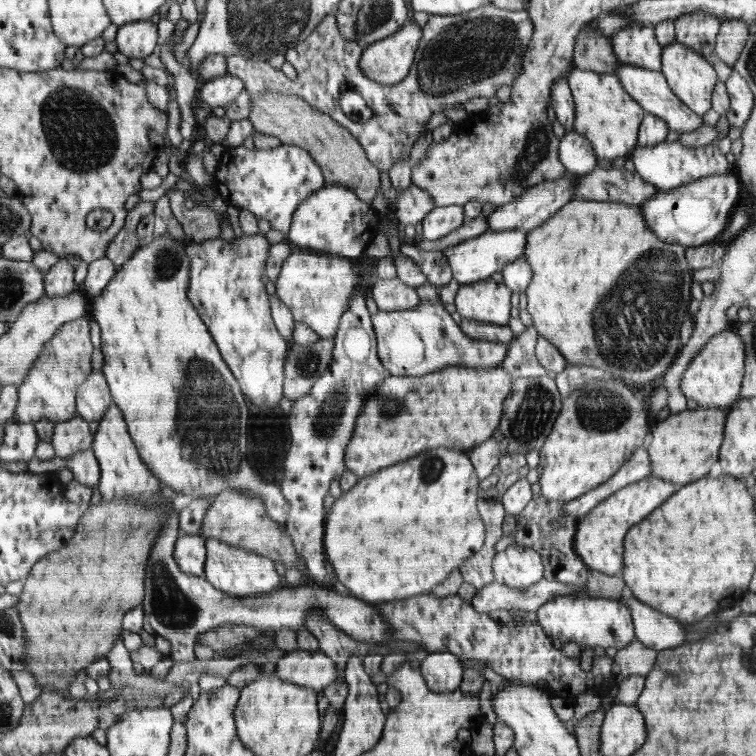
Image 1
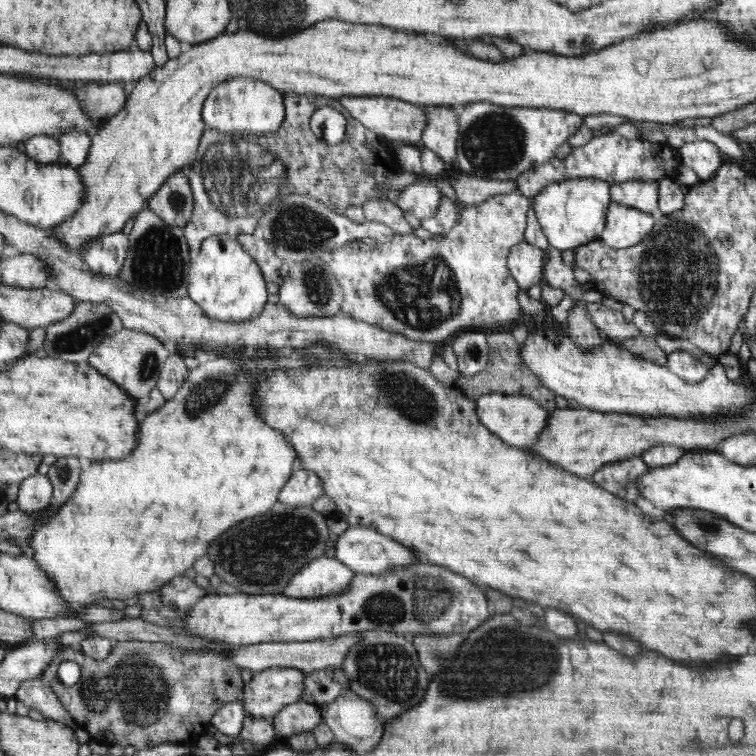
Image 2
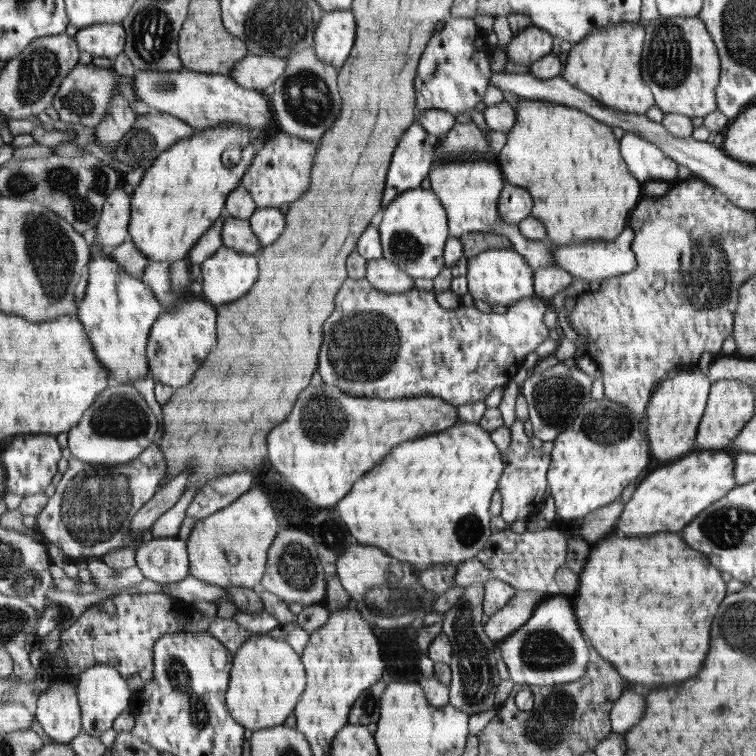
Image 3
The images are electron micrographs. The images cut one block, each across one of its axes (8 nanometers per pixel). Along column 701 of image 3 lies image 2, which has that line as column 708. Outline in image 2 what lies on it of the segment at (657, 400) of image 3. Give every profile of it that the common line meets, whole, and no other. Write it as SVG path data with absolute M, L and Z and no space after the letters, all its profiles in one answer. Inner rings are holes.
M546 324L528 333L520 355L524 365L536 374L545 388L565 397L573 406L603 413L672 418L716 418L744 410L754 402L751 386L726 377L724 366L716 364L698 384L685 382L667 366L660 366L630 353L620 344L606 340L602 346L582 350L563 326Z

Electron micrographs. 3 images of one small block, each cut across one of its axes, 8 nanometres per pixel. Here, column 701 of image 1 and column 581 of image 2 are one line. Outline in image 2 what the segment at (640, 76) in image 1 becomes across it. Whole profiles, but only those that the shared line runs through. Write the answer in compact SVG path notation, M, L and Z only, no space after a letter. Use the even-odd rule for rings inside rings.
M472 102L459 108L458 168L487 180L516 181L520 174L548 162L554 152L584 125L582 115L564 110L497 106Z

